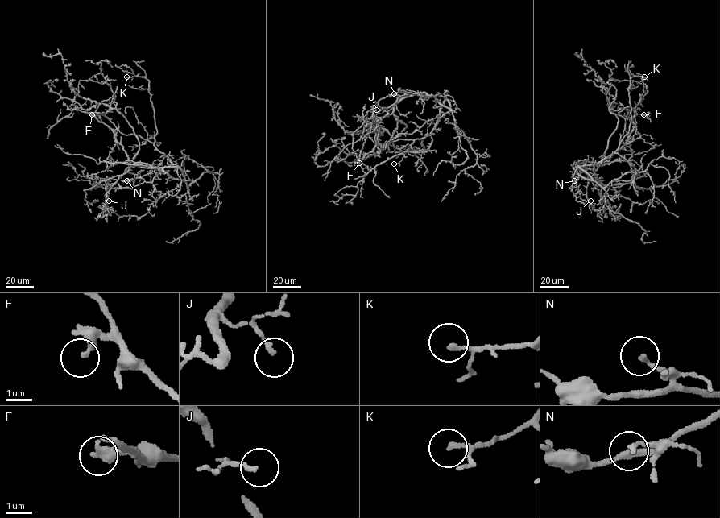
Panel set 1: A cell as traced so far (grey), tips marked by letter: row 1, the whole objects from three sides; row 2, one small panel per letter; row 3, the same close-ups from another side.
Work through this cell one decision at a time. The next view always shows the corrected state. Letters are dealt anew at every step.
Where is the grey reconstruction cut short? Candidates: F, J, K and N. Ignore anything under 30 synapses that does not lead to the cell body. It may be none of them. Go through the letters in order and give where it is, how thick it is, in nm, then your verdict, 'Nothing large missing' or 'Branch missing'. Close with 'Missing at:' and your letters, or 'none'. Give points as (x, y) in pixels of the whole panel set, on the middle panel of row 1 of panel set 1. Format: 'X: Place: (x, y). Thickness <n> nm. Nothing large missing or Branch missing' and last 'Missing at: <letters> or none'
F: Place: (359, 163). Thickness 180 nm. Nothing large missing
J: Place: (376, 109). Thickness 150 nm. Nothing large missing
K: Place: (394, 163). Thickness 130 nm. Nothing large missing
N: Place: (394, 93). Thickness 150 nm. Nothing large missing
Missing at: none

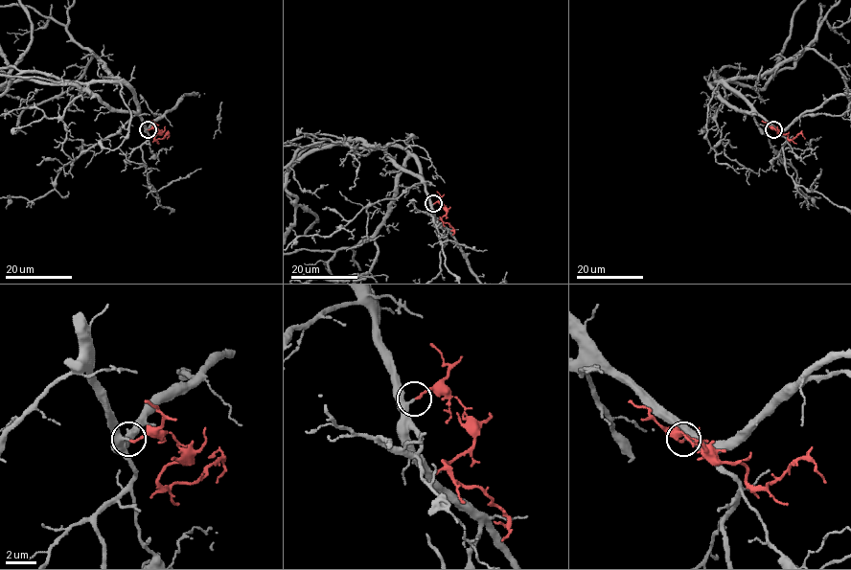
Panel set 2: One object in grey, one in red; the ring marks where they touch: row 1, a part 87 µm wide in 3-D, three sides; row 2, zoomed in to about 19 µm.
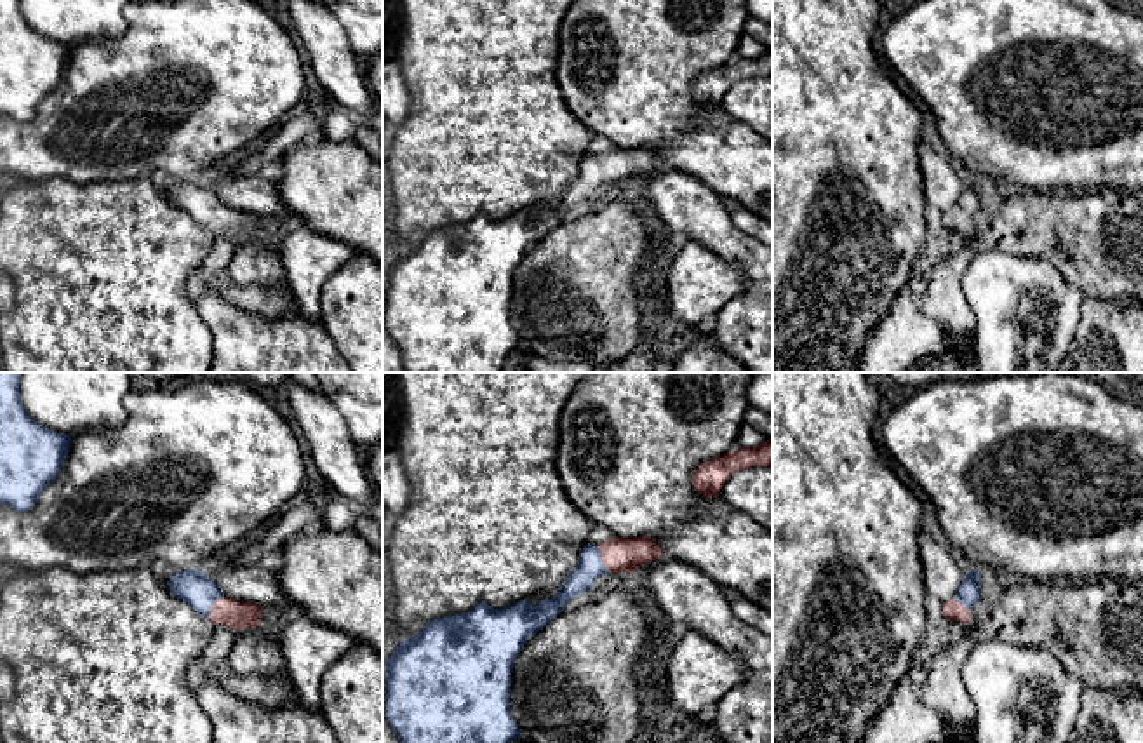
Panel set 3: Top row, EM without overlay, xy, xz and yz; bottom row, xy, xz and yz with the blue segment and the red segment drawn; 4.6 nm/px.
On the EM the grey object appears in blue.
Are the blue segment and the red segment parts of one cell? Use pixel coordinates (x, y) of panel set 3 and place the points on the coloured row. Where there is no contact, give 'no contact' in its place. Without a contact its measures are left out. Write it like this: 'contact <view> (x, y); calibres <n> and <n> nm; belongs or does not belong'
contact xz (601, 559); calibres 120 and 160 nm; belongs

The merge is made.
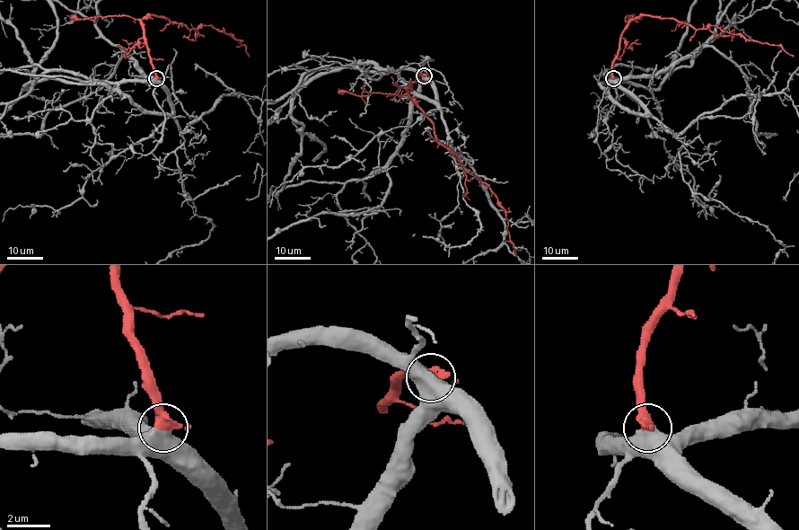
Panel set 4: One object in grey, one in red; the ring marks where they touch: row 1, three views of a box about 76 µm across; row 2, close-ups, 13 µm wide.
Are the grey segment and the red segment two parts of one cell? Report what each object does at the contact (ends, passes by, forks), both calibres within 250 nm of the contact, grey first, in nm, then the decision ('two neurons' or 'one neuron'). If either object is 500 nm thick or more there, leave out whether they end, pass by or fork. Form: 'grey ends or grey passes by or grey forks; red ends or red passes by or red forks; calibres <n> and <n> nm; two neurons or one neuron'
calibres 700 and 400 nm; one neuron

